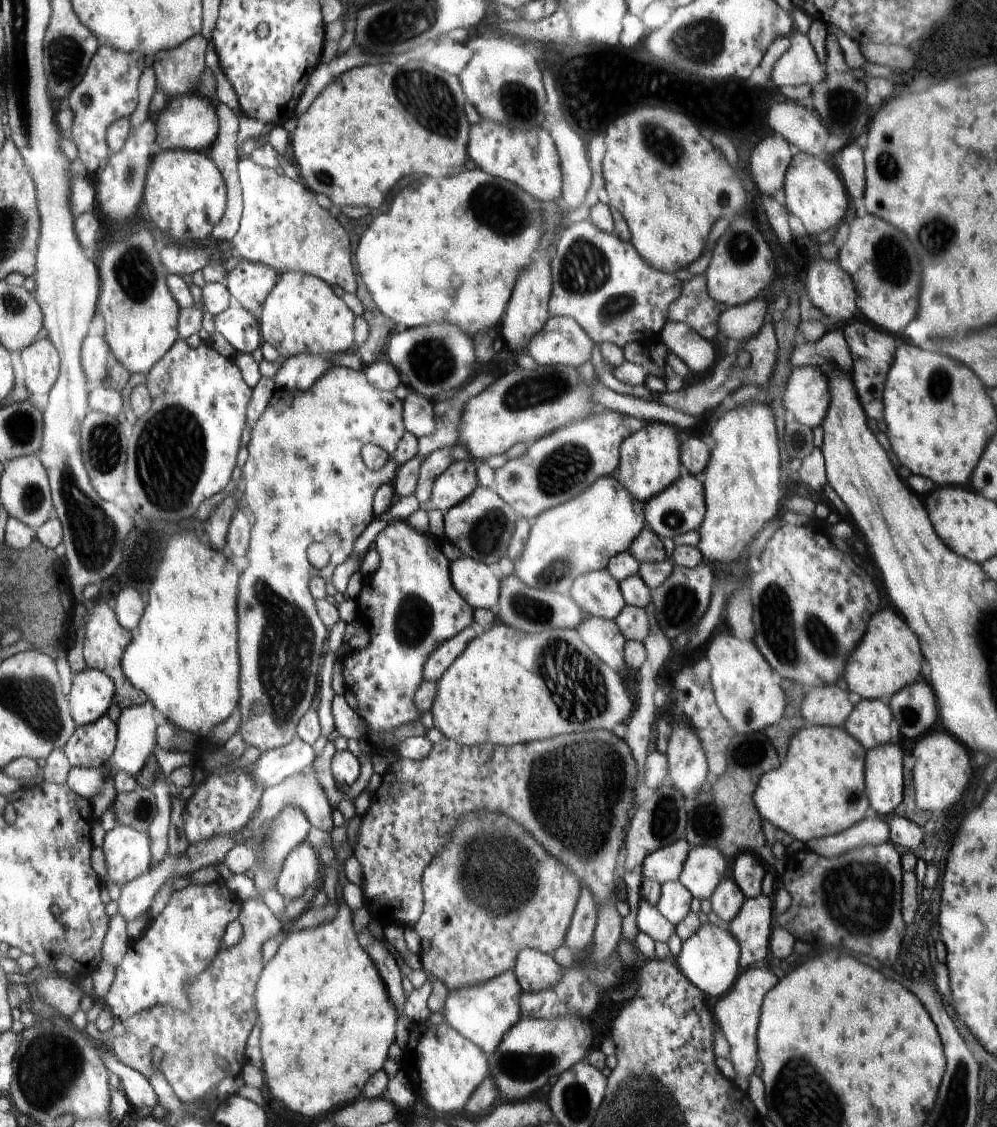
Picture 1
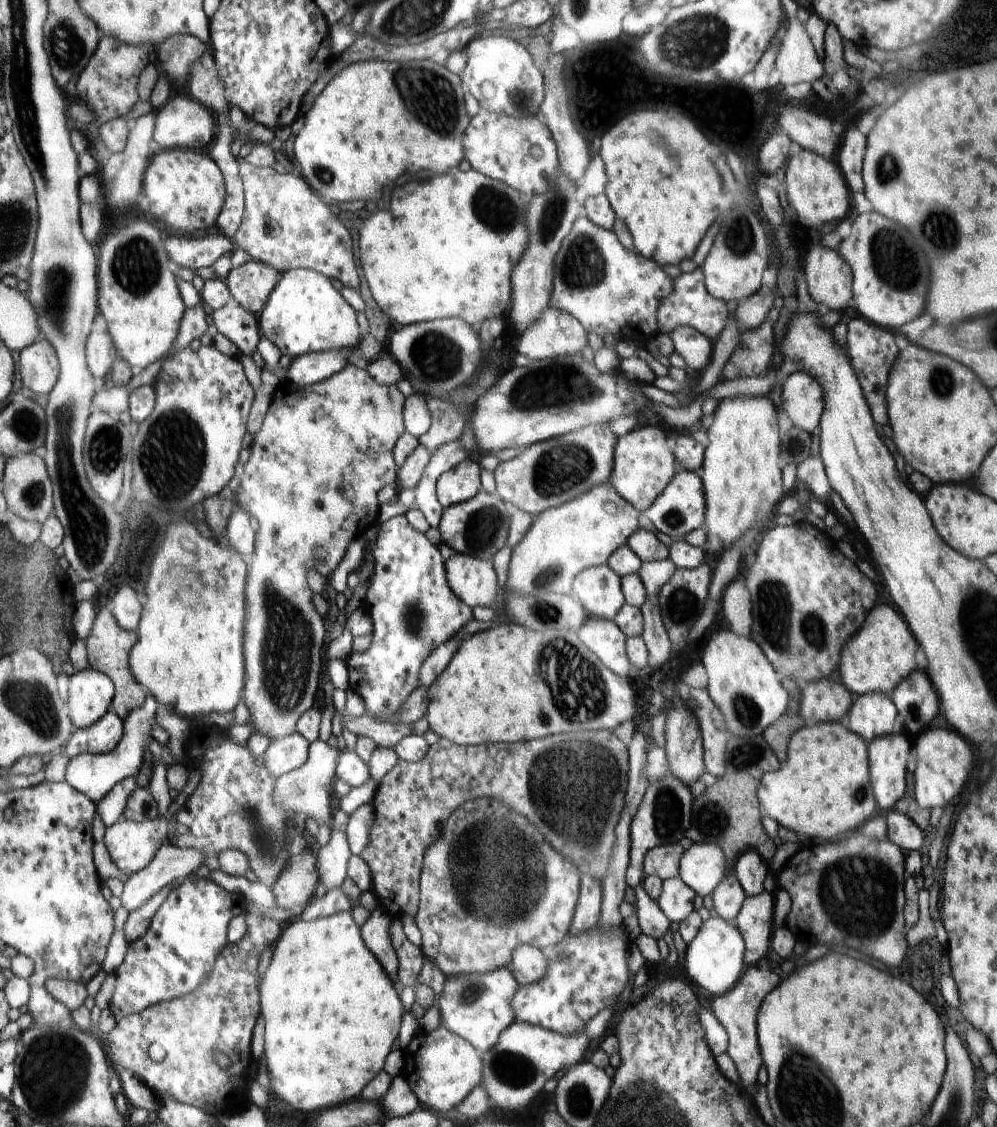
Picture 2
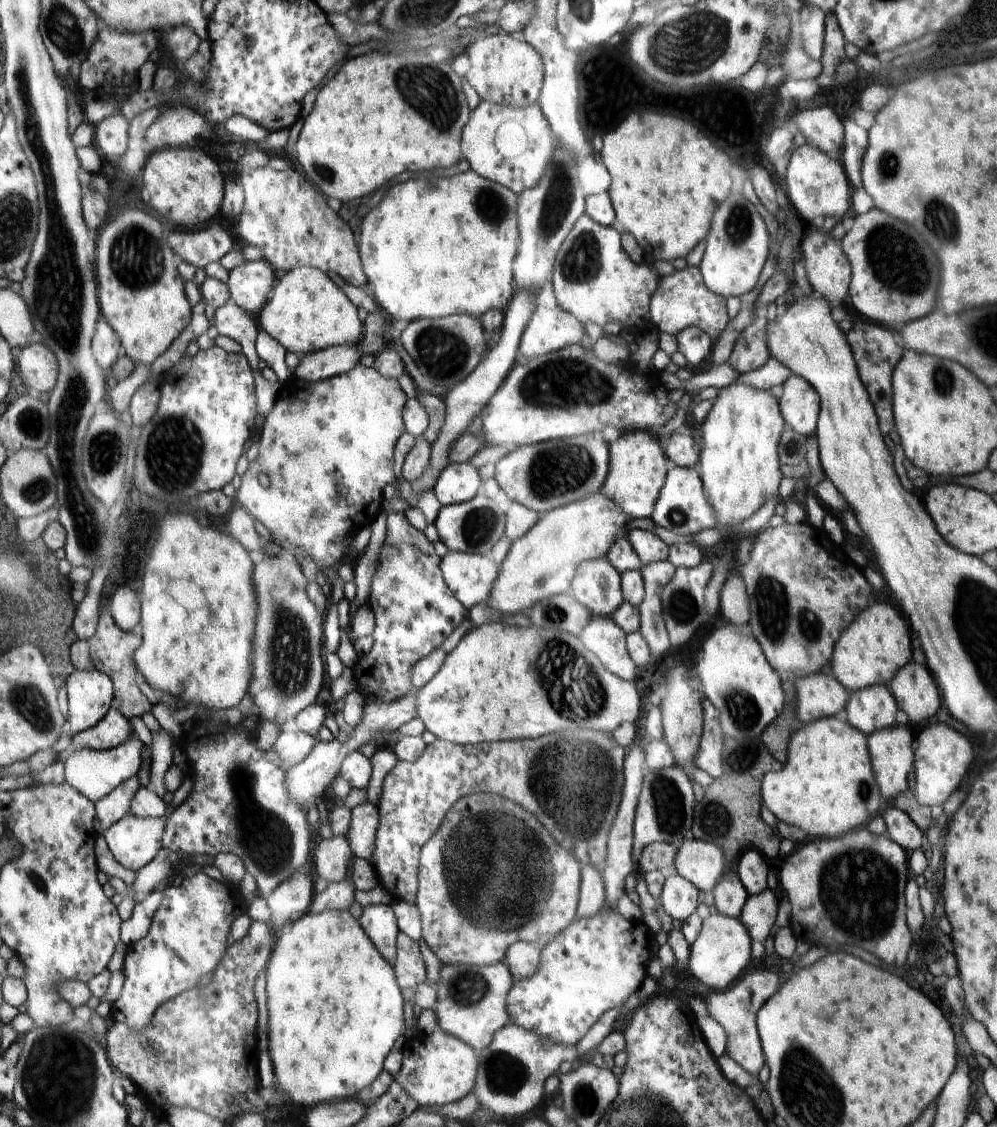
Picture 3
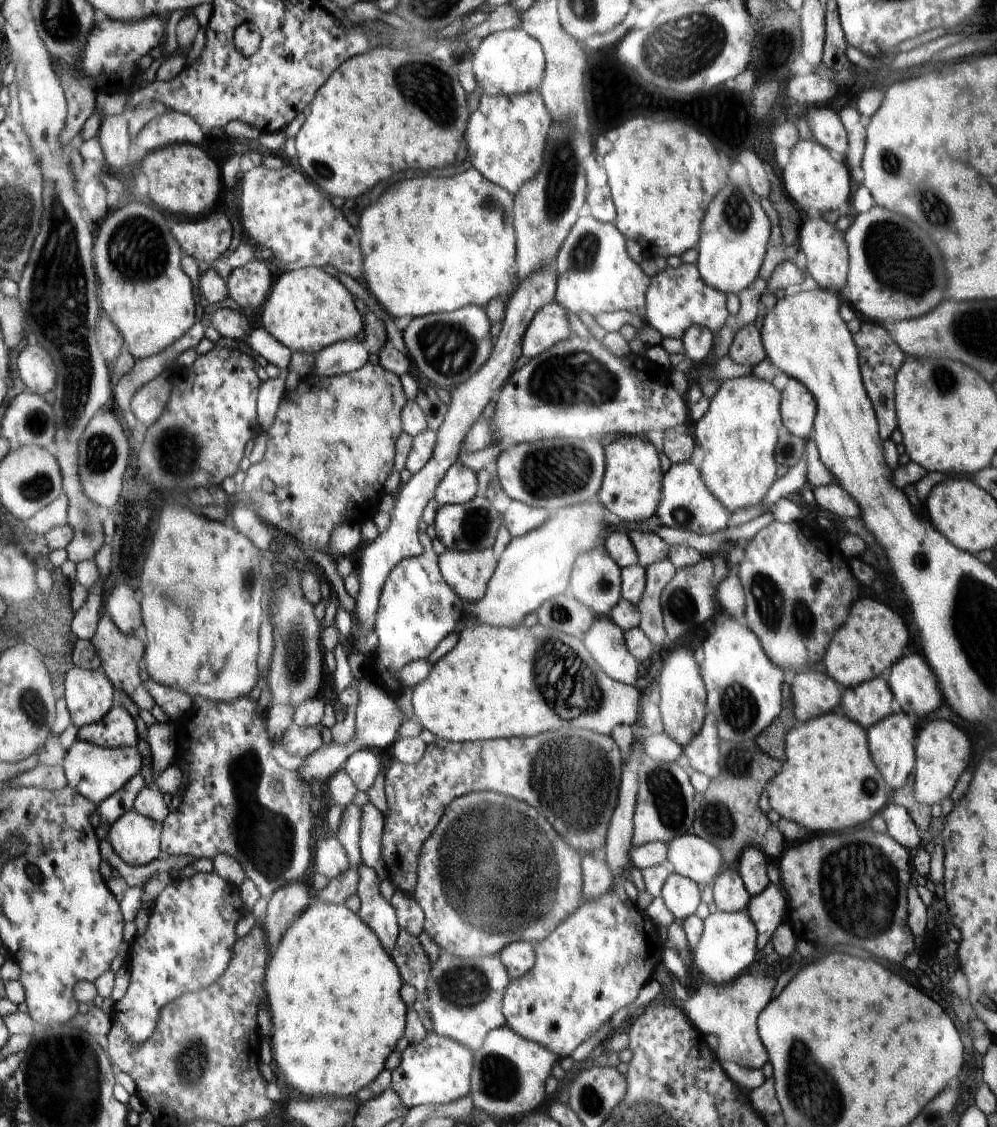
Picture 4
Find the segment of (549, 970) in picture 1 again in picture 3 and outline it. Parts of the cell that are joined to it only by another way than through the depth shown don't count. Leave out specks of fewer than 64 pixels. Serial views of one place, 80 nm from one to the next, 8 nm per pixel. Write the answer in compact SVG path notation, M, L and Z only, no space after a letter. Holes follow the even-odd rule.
M520 941L516 948L510 948L505 960L508 968L511 968L512 976L517 981L529 979L539 969L541 948L531 942Z

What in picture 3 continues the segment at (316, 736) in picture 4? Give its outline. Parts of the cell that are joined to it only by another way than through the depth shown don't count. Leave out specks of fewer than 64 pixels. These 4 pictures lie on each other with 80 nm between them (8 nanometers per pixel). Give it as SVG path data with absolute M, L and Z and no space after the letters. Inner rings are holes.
M300 729L280 732L270 750L276 752L282 766L290 768L310 754L316 741L317 738Z

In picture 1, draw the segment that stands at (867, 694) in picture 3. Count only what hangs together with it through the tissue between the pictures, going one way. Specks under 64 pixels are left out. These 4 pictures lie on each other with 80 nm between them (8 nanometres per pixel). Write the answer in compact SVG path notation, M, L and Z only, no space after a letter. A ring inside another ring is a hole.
M861 699L844 724L850 733L865 748L866 752L880 745L890 743L890 722L892 708L878 699Z

